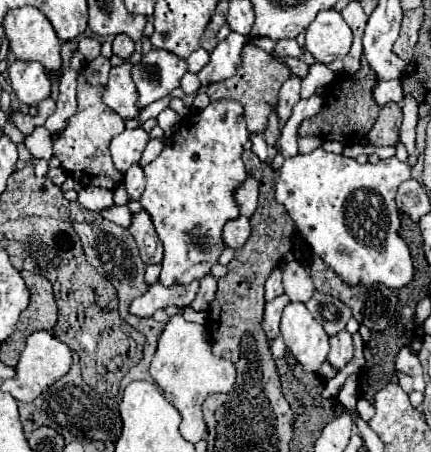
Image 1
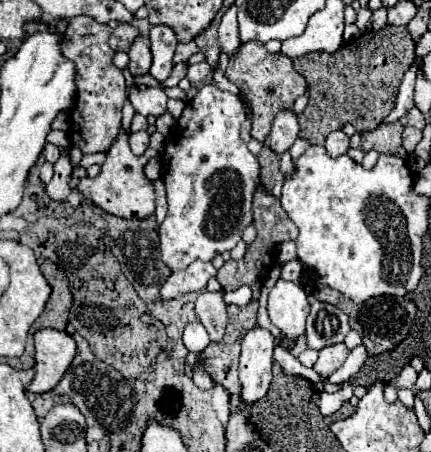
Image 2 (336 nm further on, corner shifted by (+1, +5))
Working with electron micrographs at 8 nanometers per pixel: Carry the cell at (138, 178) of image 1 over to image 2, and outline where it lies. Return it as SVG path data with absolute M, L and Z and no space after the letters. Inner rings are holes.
M132 132L130 134L130 148L134 154L142 156L148 148L148 140L150 140L150 134L148 132Z

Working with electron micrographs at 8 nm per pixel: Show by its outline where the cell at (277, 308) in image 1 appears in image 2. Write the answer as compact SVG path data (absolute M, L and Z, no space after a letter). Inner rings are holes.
M252 328L242 338L240 356L240 398L244 406L252 406L262 400L270 388L272 380L272 350L276 342L274 336L264 328Z

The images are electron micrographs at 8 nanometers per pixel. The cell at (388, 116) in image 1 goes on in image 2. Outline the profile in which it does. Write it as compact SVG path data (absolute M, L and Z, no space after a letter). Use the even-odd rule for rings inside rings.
M400 122L394 124L380 124L372 132L362 134L362 150L376 150L378 154L398 154L402 146L402 130Z

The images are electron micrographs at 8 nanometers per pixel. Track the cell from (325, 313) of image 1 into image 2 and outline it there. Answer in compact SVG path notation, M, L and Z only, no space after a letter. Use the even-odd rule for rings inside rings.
M318 300L312 304L310 314L306 318L308 348L322 350L326 346L344 342L348 332L350 332L348 316L340 308L332 306L332 304L318 302Z

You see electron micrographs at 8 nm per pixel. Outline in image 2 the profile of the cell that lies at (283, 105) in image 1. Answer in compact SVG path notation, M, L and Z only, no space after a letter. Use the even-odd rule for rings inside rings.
M280 110L278 116L272 122L272 132L266 140L266 144L278 154L282 156L298 138L298 120L294 116L294 112L290 110Z

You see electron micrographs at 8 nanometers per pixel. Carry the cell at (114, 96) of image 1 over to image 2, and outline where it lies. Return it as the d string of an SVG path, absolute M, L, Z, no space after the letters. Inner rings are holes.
M130 88L128 90L128 98L132 102L132 106L136 108L136 112L144 114L144 116L162 116L166 112L166 94L160 88L146 88L146 90L138 90L138 88Z

